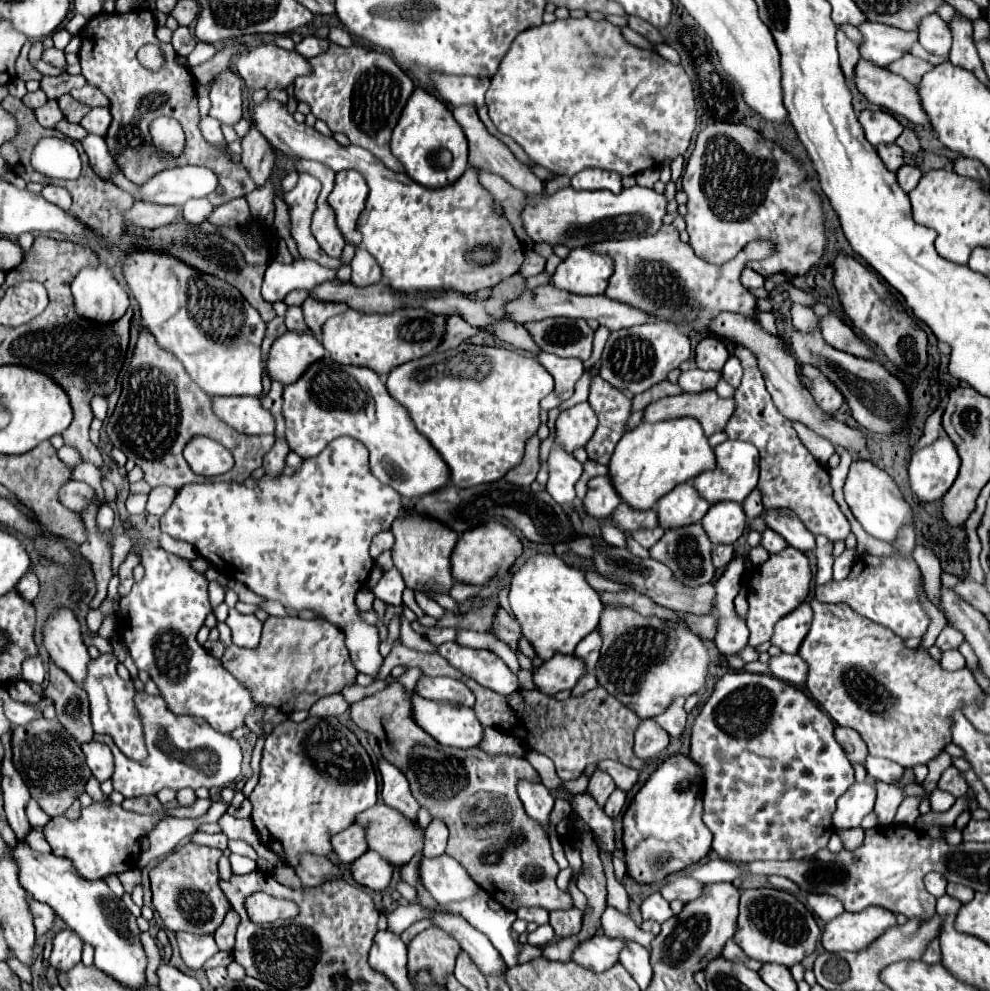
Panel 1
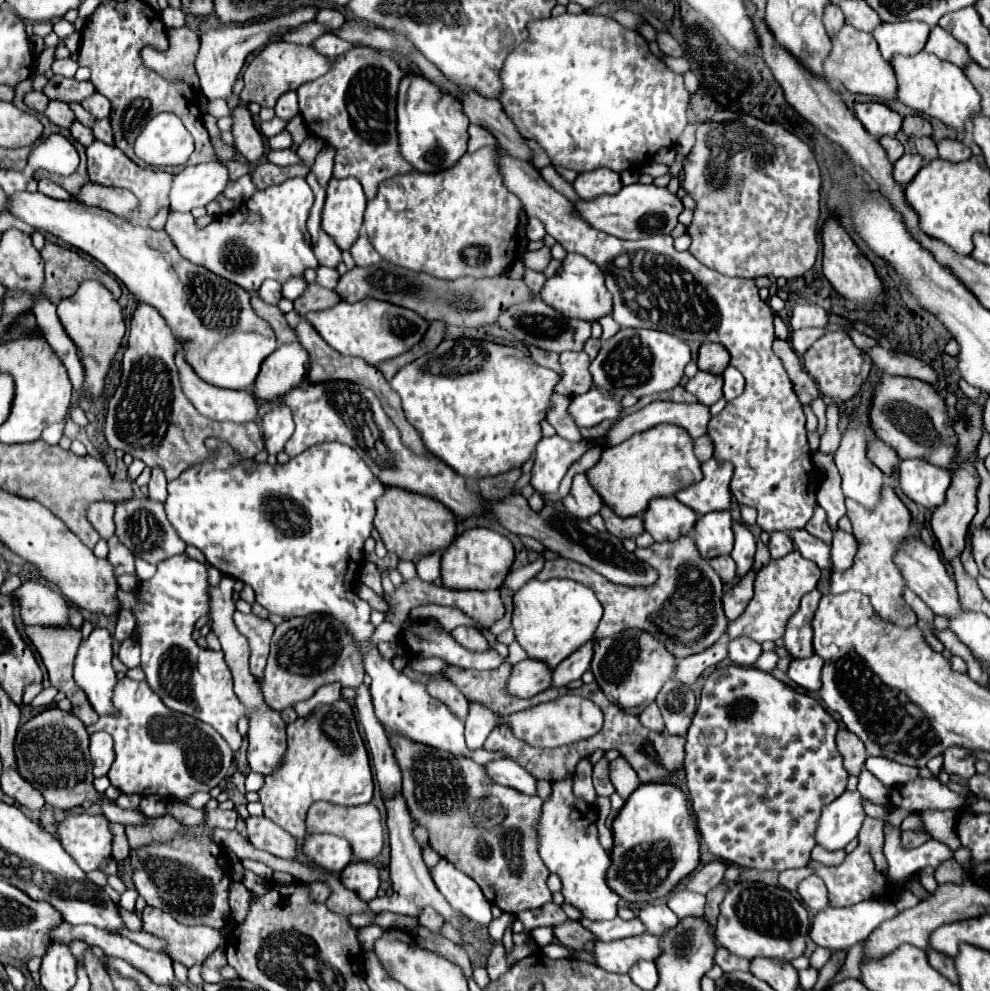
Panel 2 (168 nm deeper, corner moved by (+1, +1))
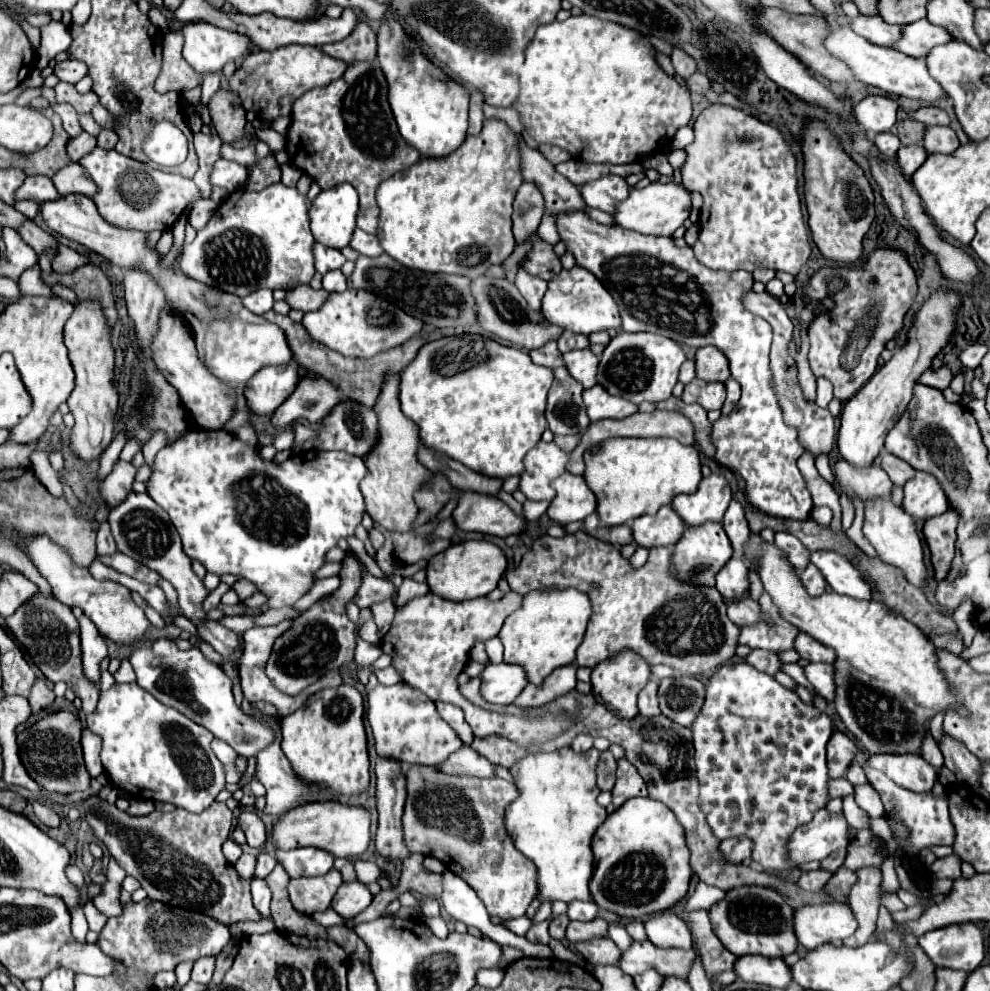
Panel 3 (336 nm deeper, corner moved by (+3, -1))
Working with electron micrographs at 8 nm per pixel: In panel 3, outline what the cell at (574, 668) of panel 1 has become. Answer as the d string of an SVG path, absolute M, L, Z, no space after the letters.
M490 664L480 674L482 696L492 704L512 704L528 686L526 670L518 664Z

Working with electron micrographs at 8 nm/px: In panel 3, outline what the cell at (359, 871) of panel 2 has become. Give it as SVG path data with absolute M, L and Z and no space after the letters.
M354 880L354 882L342 882L342 886L338 888L332 908L344 916L346 920L354 918L356 914L360 914L362 910L366 910L372 902L372 894L368 890L366 884Z

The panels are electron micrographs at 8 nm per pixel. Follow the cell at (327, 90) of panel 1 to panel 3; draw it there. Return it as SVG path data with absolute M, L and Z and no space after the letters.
M376 60L352 62L342 78L330 82L328 86L320 86L304 92L292 106L292 124L288 128L286 150L290 154L290 160L298 168L302 168L308 176L312 176L324 190L342 182L350 182L356 188L360 196L358 228L362 228L368 234L376 234L376 226L378 226L378 206L374 200L378 184L420 160L420 154L404 142L404 138L396 128L388 104L388 80Z

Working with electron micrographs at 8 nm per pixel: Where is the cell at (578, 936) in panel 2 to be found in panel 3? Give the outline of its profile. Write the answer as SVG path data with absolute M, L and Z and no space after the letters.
M596 936L596 938L584 940L584 942L576 942L574 946L590 962L606 962L606 964L618 962L620 950L608 936Z

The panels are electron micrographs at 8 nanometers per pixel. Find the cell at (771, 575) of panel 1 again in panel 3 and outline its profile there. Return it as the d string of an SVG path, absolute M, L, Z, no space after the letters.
M768 592L760 596L758 604L764 618L752 626L742 626L738 644L746 644L750 648L762 648L770 652L792 648L798 628L780 616L778 606L772 602Z

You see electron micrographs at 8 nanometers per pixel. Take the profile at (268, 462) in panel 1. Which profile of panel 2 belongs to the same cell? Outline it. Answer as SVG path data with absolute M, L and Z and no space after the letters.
M276 404L264 418L262 418L262 432L266 450L270 454L278 454L284 450L284 444L288 442L292 434L292 412L290 408L284 408L282 404Z

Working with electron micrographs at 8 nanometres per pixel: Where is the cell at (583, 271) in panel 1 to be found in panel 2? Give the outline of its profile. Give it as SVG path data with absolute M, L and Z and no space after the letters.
M568 254L564 258L562 268L548 278L544 288L540 290L540 298L550 306L556 308L556 312L564 312L564 316L596 322L612 312L612 294L604 286L604 274L600 268L578 254Z

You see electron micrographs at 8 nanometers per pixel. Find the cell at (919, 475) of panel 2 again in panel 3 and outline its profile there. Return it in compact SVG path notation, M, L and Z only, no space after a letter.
M916 472L904 484L904 510L916 520L928 520L950 508L940 482L926 472Z

